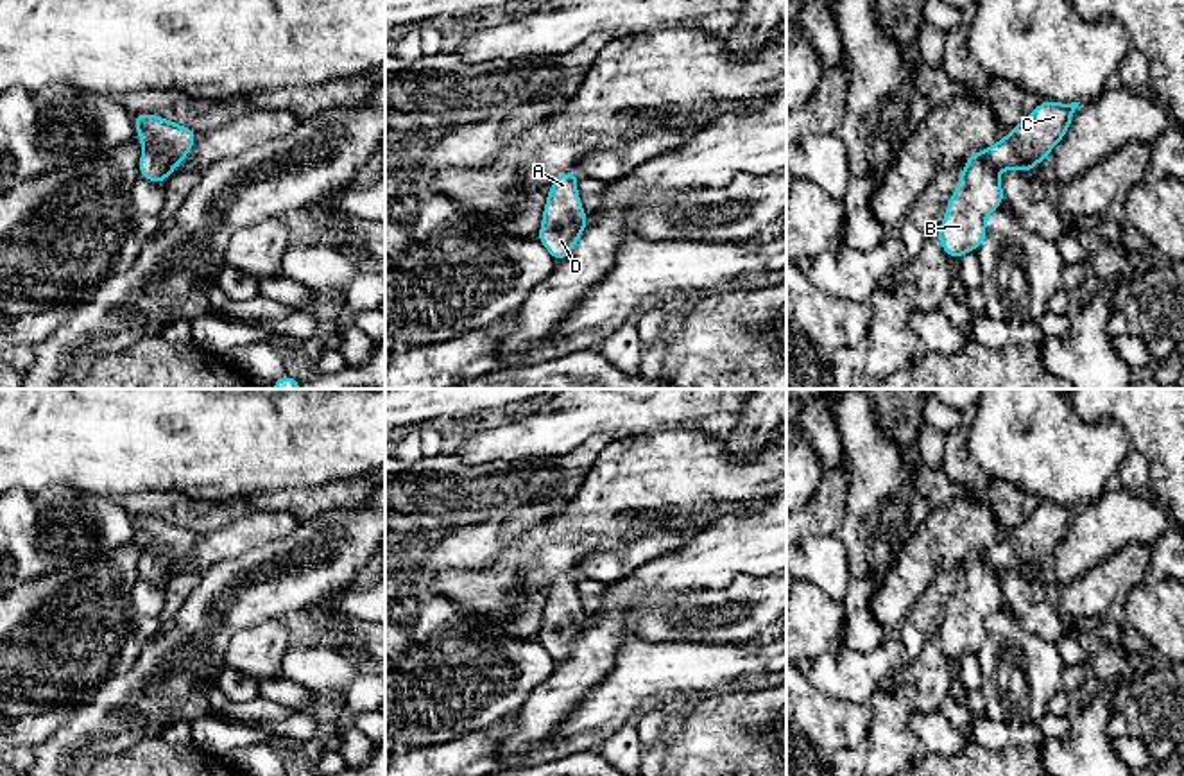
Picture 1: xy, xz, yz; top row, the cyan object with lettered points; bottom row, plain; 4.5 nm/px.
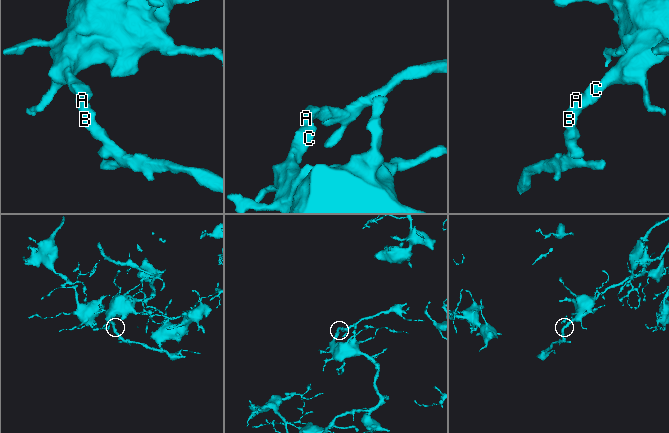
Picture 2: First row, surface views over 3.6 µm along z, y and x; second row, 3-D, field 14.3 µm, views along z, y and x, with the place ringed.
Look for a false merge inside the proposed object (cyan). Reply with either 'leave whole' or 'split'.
leave whole

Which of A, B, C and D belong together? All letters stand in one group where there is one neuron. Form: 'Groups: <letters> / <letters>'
Groups: A B C D

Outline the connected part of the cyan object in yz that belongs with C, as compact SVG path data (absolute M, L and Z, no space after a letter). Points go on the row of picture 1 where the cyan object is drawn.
M1041 100L998 143L965 160L937 233L948 256L960 260L964 253L980 249L987 235L987 217L1005 201L998 172L1034 170L1066 136L1078 104Z

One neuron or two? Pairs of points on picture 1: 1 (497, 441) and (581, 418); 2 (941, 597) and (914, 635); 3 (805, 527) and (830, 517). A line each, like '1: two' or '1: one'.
1: one
2: one
3: one

